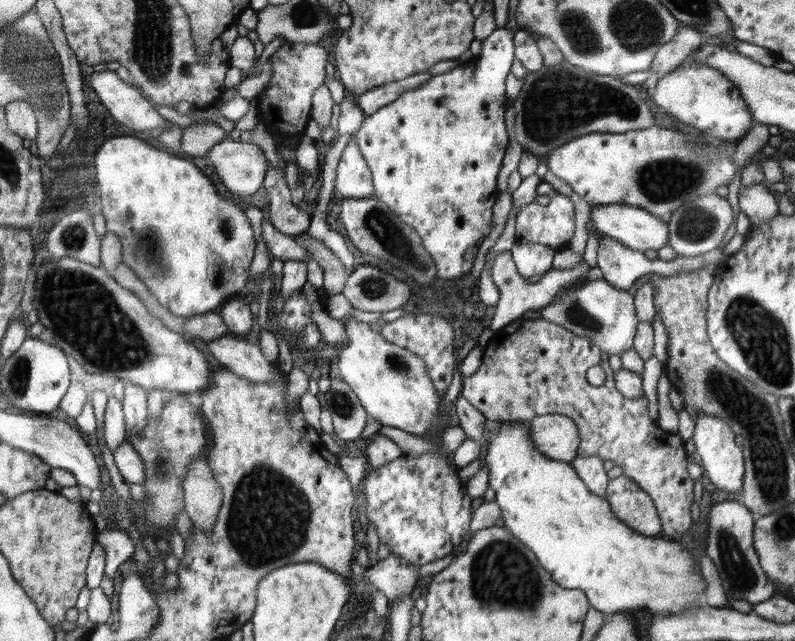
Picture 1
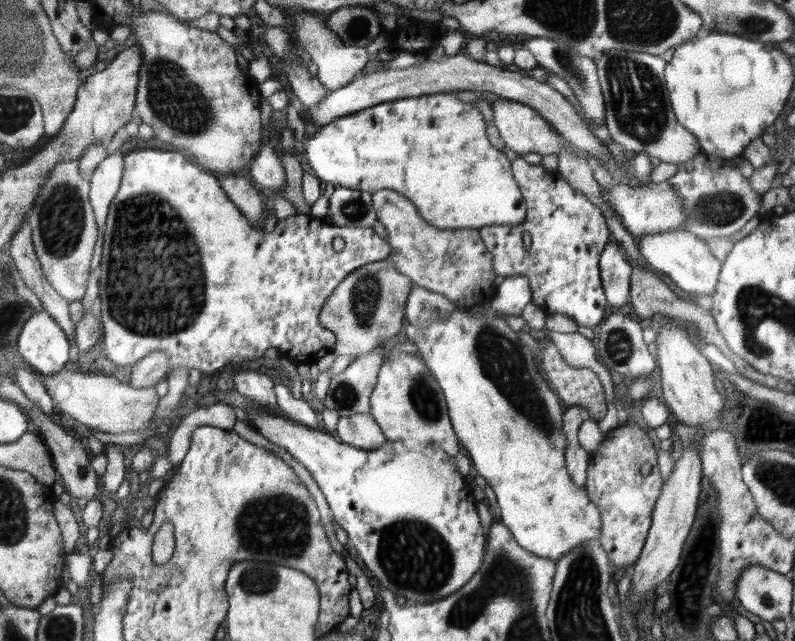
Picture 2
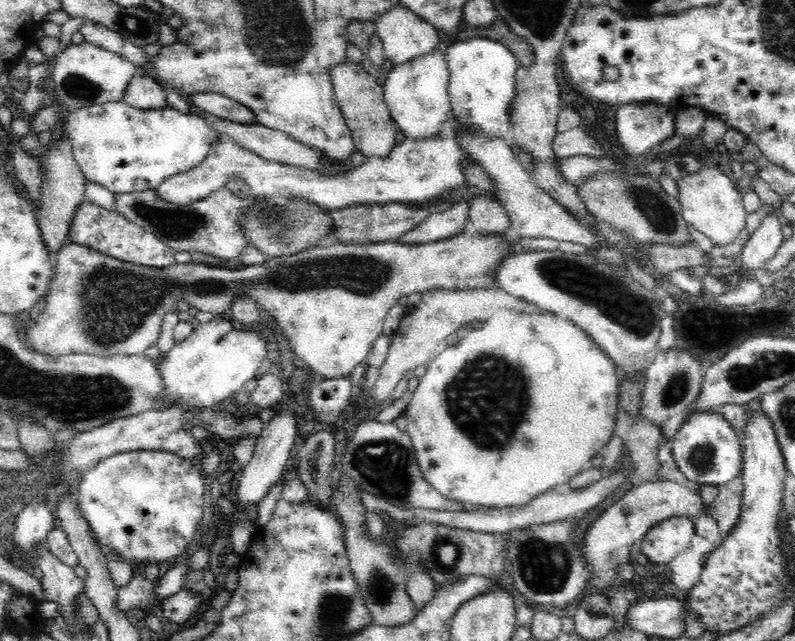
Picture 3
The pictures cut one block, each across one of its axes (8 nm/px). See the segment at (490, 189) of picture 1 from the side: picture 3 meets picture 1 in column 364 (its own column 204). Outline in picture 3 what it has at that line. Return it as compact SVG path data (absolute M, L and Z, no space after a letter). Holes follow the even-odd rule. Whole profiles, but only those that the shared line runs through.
M123 100L69 110L64 126L66 126L66 137L70 141L73 155L87 180L101 184L115 193L156 190L157 186L170 176L200 166L206 160L210 148L225 140L225 136L220 136L220 133L204 117L192 111L185 114L168 106L142 109L128 105Z

